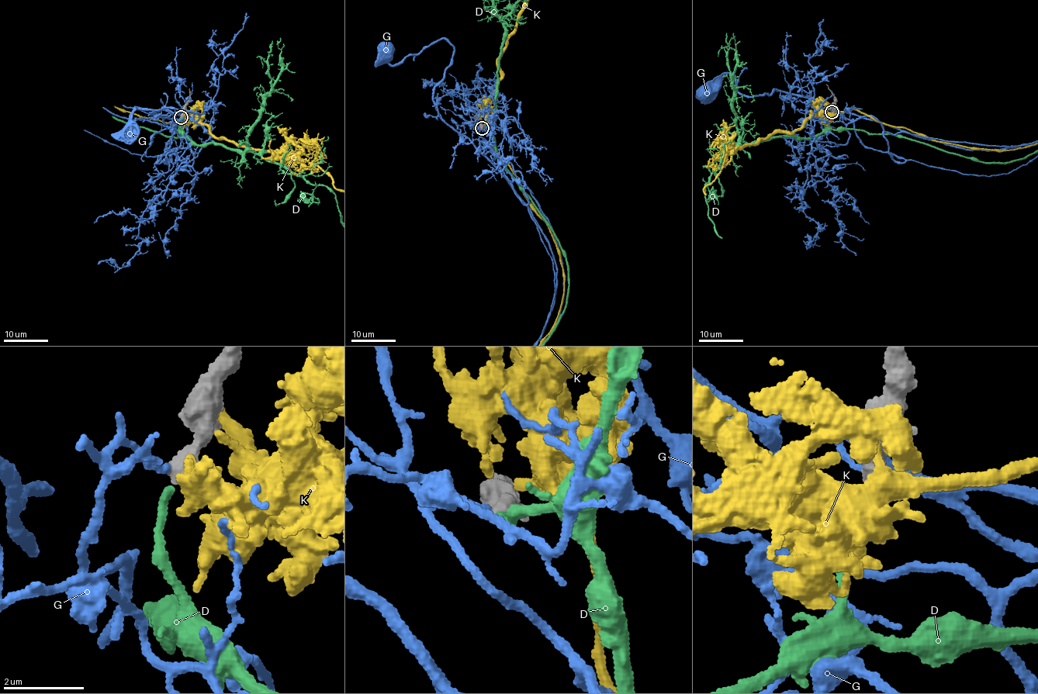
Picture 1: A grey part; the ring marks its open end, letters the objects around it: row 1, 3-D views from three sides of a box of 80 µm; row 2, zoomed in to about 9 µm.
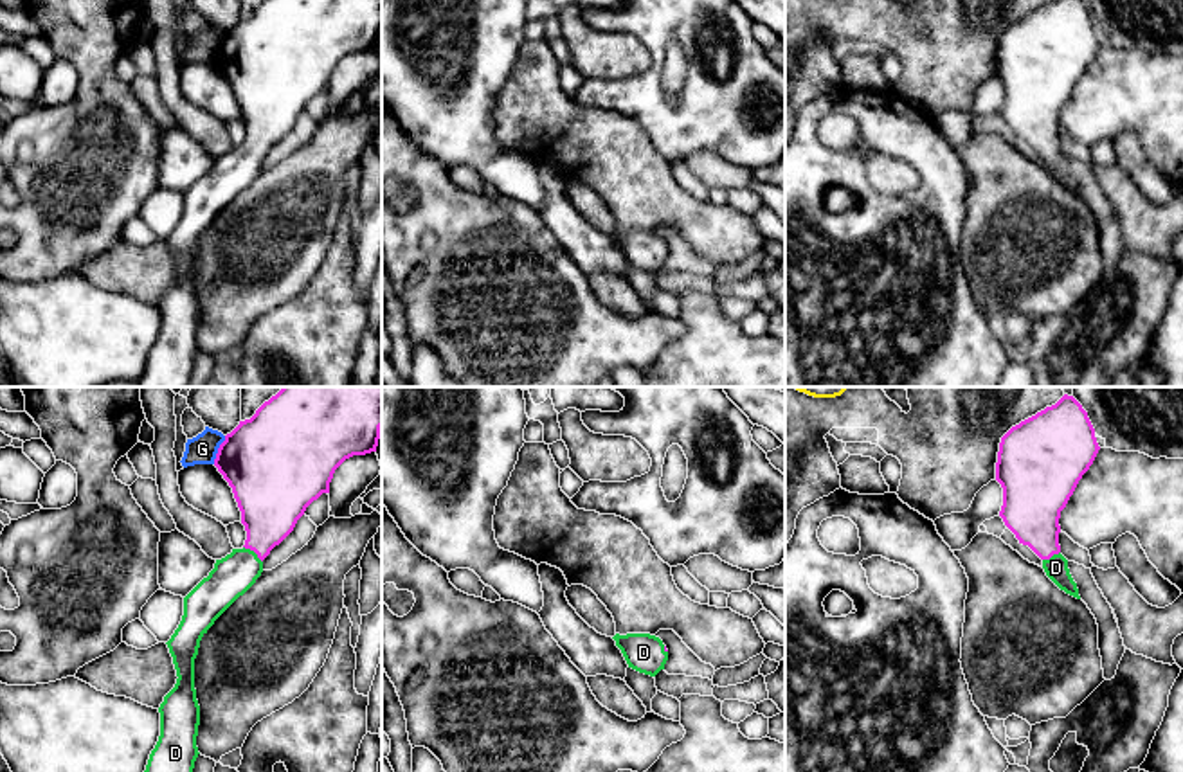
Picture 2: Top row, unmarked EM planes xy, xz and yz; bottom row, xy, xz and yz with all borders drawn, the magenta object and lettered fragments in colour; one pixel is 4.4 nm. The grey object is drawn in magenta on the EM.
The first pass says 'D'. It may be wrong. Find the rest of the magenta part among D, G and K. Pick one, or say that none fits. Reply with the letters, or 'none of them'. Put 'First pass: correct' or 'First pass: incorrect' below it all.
D
First pass: correct

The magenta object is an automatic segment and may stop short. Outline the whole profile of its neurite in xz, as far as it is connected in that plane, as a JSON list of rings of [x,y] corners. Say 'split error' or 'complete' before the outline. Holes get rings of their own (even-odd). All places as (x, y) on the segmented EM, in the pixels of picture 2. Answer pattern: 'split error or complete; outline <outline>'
split error; outline [[[616,633],[612,637],[621,650],[628,668],[655,677],[668,660],[668,650],[663,641],[650,633]]]

